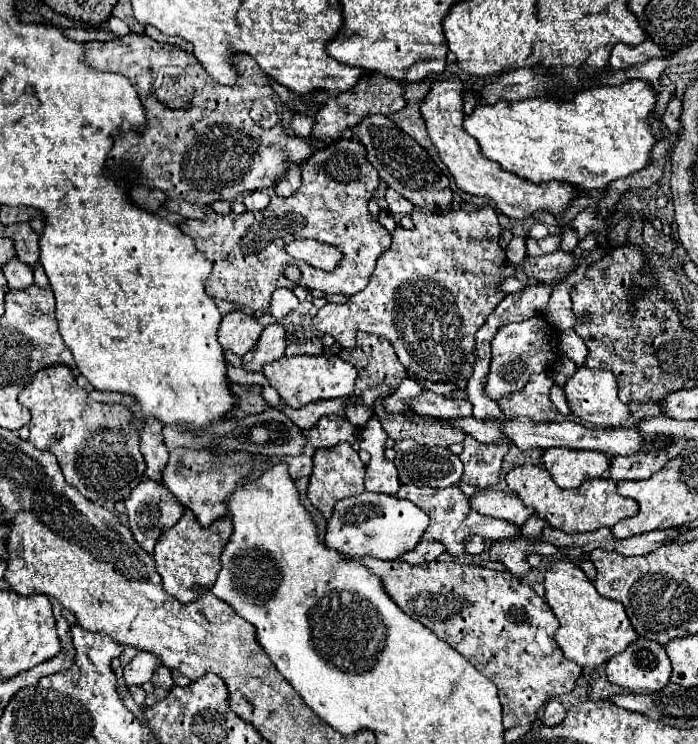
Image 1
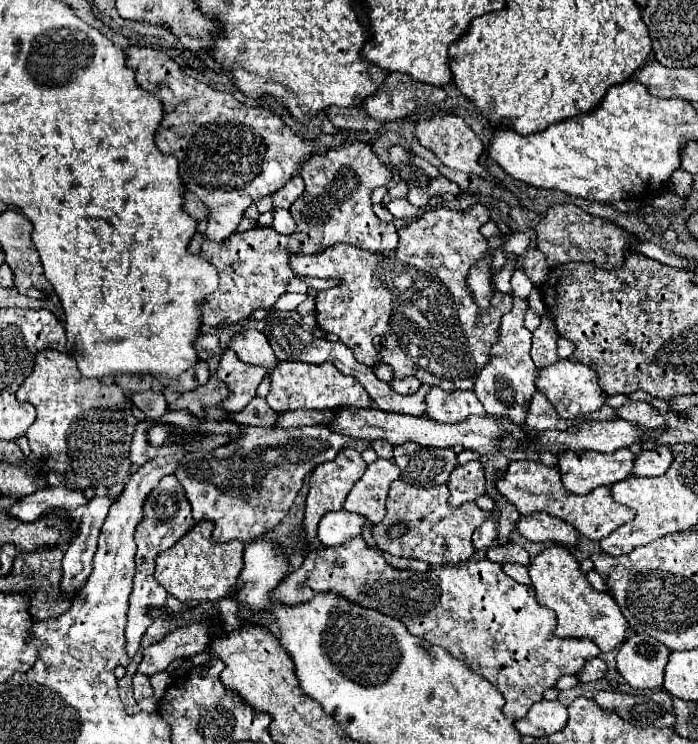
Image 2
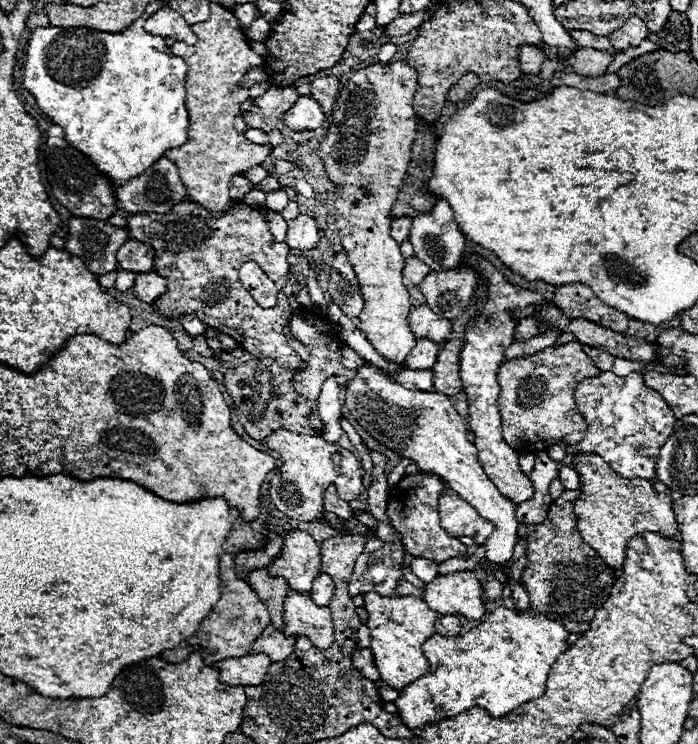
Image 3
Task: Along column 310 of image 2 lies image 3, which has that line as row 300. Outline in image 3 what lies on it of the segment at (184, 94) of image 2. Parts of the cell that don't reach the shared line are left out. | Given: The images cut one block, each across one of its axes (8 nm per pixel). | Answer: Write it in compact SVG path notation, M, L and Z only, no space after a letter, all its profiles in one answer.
M156 272L136 274L136 280L134 280L134 290L136 290L138 300L148 302L148 304L152 304L160 294L164 294L166 286L168 286L166 278L158 276Z

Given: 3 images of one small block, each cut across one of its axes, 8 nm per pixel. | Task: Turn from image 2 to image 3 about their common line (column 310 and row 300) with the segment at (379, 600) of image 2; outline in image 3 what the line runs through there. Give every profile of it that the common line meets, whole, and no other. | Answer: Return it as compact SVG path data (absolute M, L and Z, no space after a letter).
M576 282L558 286L554 290L552 304L558 306L568 318L586 318L620 334L628 330L630 318L624 312L602 304L586 284Z

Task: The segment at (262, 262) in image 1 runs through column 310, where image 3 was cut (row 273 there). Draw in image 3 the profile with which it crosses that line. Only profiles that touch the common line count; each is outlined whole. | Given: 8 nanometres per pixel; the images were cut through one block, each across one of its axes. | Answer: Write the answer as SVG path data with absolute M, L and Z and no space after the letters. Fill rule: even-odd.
M182 202L182 204L176 204L166 214L154 214L154 212L130 214L126 218L124 230L128 232L128 236L132 240L142 240L144 244L150 244L154 248L156 256L154 256L154 268L152 270L158 276L164 276L168 280L168 290L154 302L154 310L160 316L170 320L170 318L178 318L184 314L194 314L206 328L210 326L222 334L230 334L248 354L252 354L256 358L272 358L286 370L294 370L300 366L302 360L300 360L298 352L288 346L286 334L284 334L284 326L288 324L290 314L292 314L288 298L282 292L282 288L286 286L286 280L290 276L290 266L288 266L290 248L288 248L288 244L274 242L272 234L268 232L268 224L264 222L264 216L260 210L252 210L246 204L236 202L220 218L212 218L212 214L202 204ZM248 260L258 262L258 266L278 286L280 294L278 294L278 304L274 308L262 308L262 306L254 304L248 290L244 290L244 286L238 282L238 270Z

